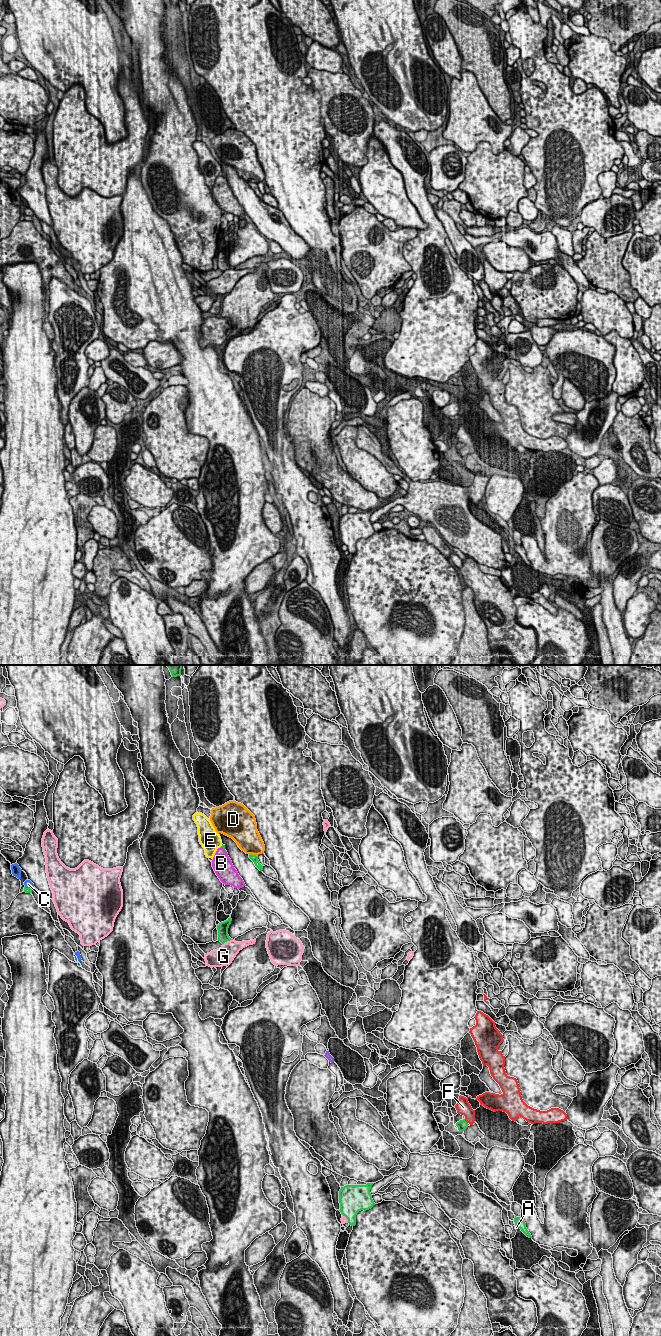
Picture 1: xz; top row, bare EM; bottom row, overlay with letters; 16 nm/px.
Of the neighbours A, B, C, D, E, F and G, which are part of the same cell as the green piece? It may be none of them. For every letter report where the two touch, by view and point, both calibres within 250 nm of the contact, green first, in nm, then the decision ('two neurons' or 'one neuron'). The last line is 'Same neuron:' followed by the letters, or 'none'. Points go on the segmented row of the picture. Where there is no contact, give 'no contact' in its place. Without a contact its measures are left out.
A: xz (517, 1225) | 140/60 nm | two neurons
B: xz (223, 847) | 60/300 nm | two neurons
C: xz (28, 888) | 100/130 nm | two neurons
D: xz (253, 855) | 120/380 nm | two neurons
E: xz (222, 845) | 60/320 nm | two neurons
F: xz (465, 1121) | 160/240 nm | one neuron
G: xz (227, 940) | 170/300 nm | two neurons
Same neuron: F

